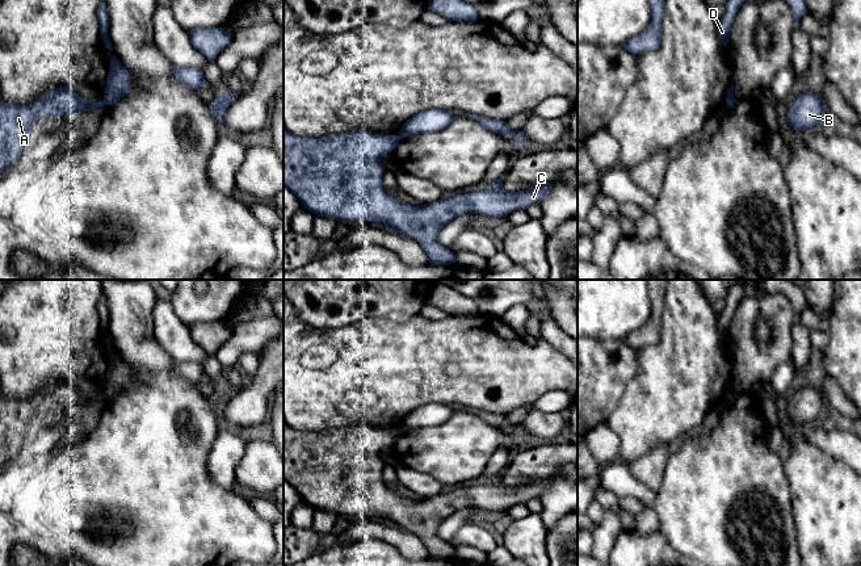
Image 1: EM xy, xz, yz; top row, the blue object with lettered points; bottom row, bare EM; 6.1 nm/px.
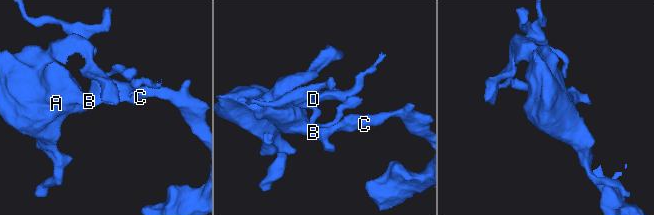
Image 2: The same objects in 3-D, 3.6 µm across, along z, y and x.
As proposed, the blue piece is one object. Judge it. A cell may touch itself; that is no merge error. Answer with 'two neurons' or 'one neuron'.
two neurons

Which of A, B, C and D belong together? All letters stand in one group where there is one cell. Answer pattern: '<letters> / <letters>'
A B C / D

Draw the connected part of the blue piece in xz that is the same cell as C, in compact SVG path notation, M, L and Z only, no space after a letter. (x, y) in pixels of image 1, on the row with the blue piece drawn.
M284 125L284 186L318 217L390 226L419 242L433 265L455 263L455 253L438 242L440 231L454 218L471 213L505 219L514 210L541 204L551 190L550 181L507 192L503 180L497 180L482 192L412 206L396 200L382 181L381 158L394 151L398 142L399 135L365 129L323 138L299 137Z

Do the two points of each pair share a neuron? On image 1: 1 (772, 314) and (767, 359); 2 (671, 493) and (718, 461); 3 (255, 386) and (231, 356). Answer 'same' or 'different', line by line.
1: same
2: same
3: different

